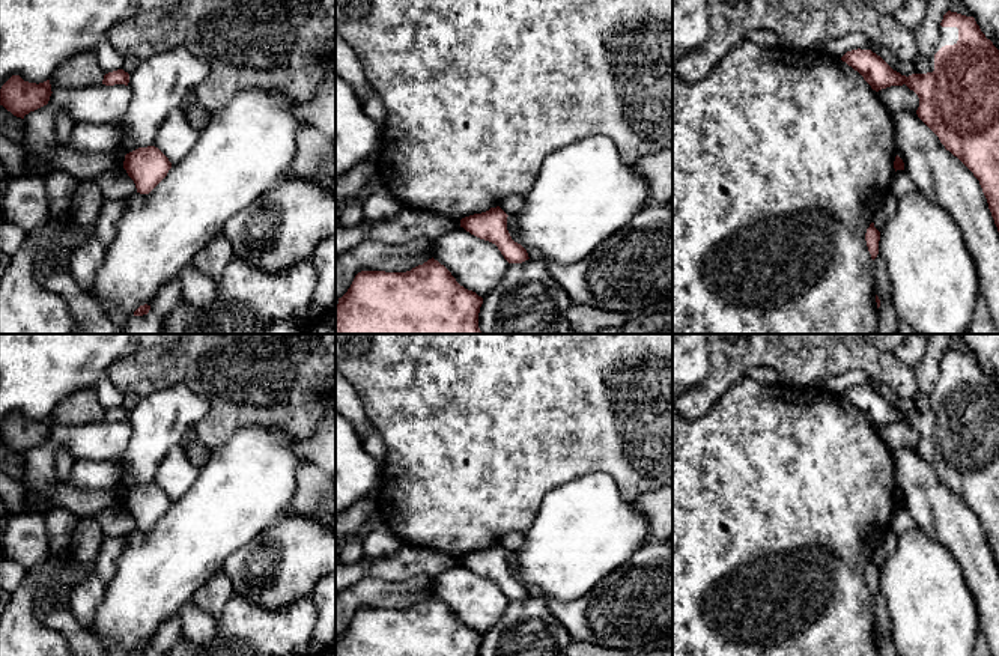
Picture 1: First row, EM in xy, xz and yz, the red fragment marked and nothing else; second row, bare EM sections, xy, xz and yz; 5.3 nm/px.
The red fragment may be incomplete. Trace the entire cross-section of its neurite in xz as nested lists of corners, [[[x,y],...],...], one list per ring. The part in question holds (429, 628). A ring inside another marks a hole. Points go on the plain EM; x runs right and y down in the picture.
[[[432,594],[406,609],[358,609],[348,629],[339,635],[336,656],[478,656],[481,641],[481,633],[460,623],[451,609]]]

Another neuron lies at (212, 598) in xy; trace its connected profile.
[[[218,572],[206,585],[193,594],[191,602],[218,618],[233,596],[233,585],[227,573]]]

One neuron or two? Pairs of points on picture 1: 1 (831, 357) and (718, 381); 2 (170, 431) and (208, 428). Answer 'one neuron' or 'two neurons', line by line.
1: one neuron
2: two neurons

